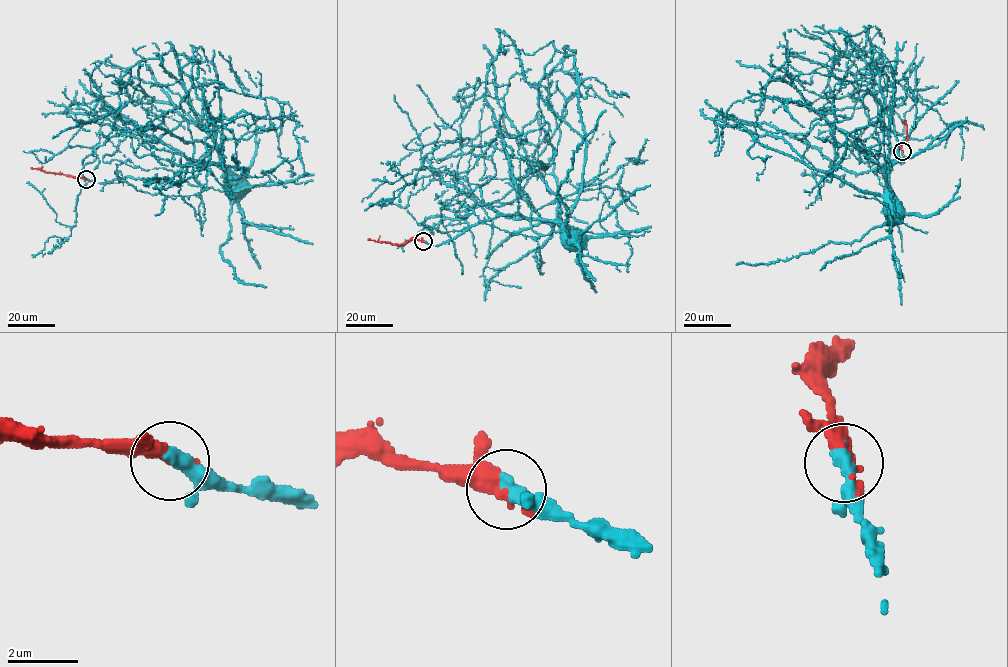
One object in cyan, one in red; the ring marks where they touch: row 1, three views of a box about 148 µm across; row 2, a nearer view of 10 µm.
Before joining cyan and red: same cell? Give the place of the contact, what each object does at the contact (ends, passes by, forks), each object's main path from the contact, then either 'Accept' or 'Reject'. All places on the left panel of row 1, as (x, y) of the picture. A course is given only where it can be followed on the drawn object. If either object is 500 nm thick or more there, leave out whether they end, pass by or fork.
Place: (86, 179). At the ring cyan passes by. At the ring red passes by. Course of cyan: (86, 179), (102, 183), (127, 177), (164, 182), (191, 161), (214, 162), (227, 177). Course of red: (86, 179), (30, 167). Accept

